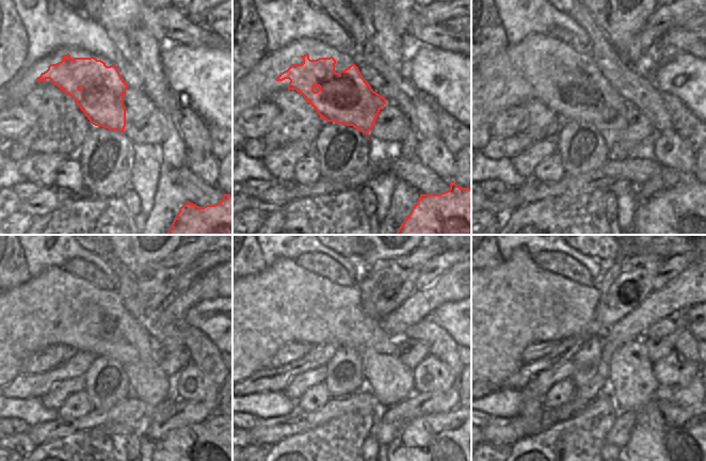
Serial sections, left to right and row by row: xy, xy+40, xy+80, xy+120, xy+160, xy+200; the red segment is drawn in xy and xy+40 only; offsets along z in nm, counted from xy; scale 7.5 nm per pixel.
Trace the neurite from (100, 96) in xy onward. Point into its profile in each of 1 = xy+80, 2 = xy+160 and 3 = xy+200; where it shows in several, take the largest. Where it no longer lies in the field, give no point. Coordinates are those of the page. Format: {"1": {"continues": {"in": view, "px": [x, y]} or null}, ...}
{"1": {"continues": {"in": "xy+80", "px": [592, 99]}}, "2": {"continues": {"in": "xy+160", "px": [386, 378]}}, "3": {"continues": {"in": "xy+200", "px": [688, 451]}}}

